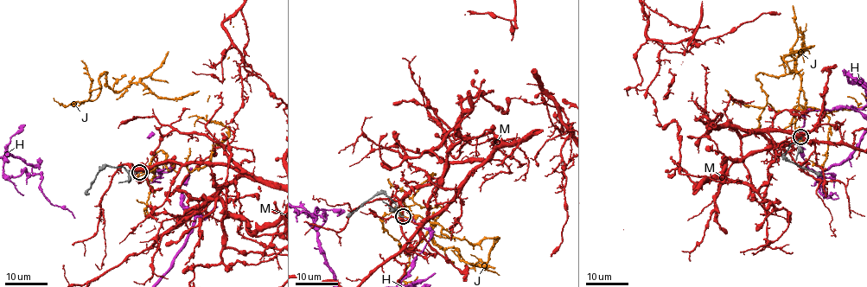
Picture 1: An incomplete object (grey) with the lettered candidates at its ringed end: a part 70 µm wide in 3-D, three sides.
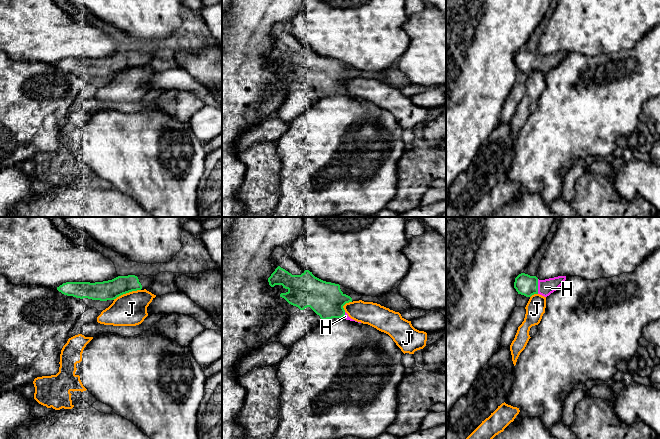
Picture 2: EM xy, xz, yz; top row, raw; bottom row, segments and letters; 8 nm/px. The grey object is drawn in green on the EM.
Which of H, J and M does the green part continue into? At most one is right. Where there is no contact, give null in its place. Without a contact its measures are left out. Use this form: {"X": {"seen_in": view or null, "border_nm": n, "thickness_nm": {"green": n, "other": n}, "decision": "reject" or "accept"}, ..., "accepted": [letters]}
{"H": {"seen_in": "yz", "border_nm": 120, "thickness_nm": {"green": 170, "other": 130}, "decision": "accept"}, "J": {"seen_in": "xy", "border_nm": 240, "thickness_nm": {"green": 160, "other": 260}, "decision": "reject"}, "M": {"seen_in": null, "decision": "reject"}, "accepted": ["H"]}

